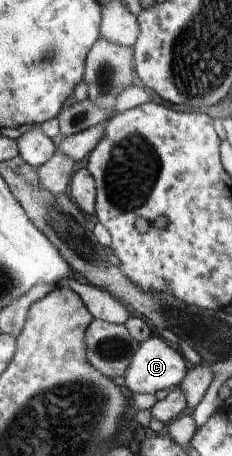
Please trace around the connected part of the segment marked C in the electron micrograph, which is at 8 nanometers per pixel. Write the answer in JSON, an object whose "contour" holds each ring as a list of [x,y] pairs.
{"contour":[[[150,337],[139,343],[139,349],[132,357],[127,372],[124,373],[125,385],[134,393],[155,395],[160,390],[173,390],[179,387],[186,376],[188,361],[164,338]]]}

